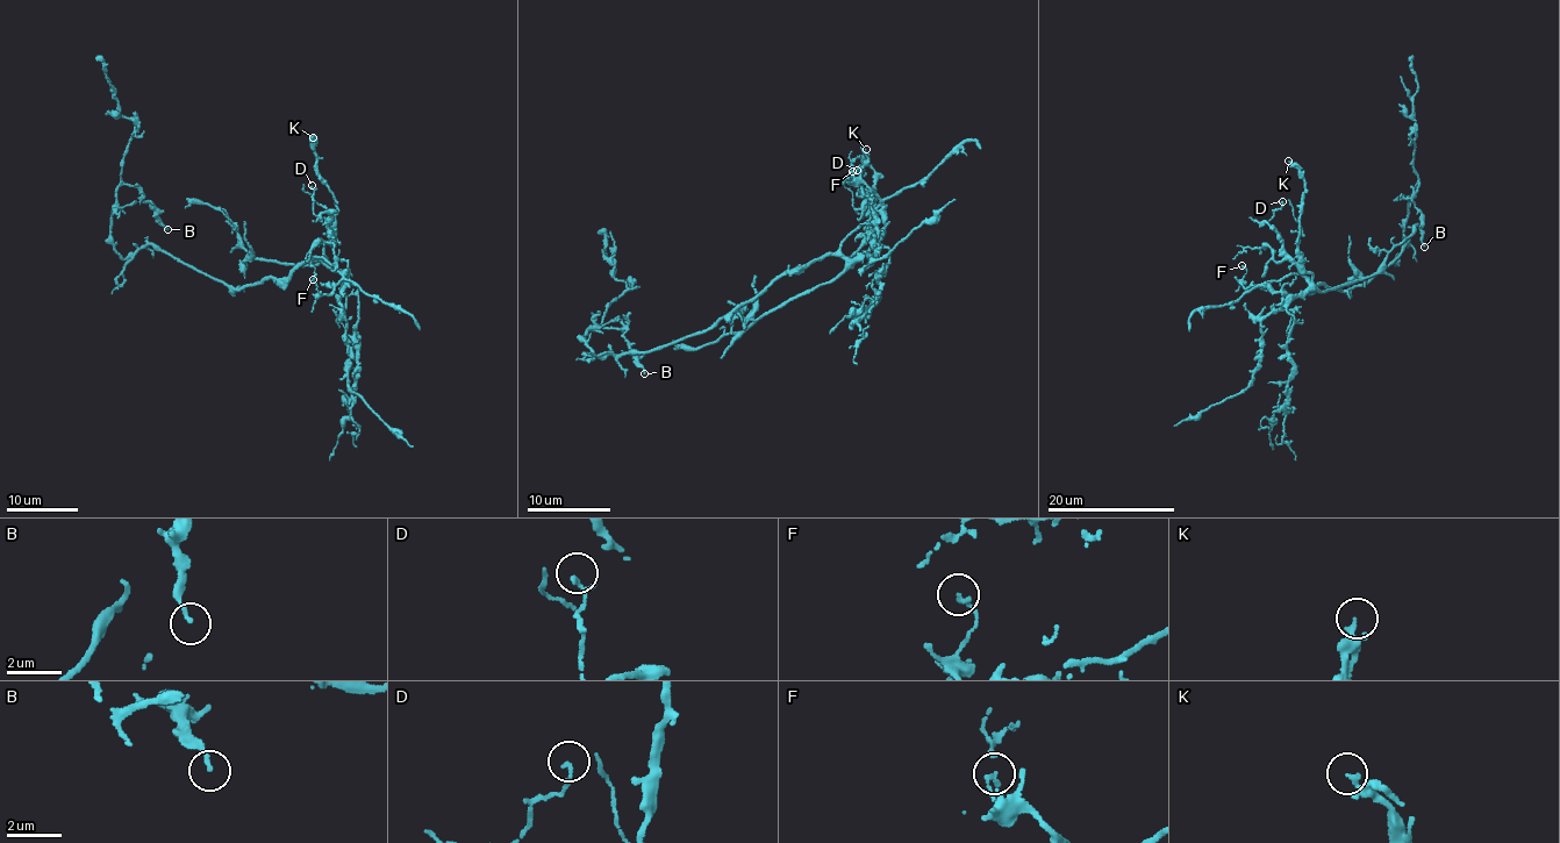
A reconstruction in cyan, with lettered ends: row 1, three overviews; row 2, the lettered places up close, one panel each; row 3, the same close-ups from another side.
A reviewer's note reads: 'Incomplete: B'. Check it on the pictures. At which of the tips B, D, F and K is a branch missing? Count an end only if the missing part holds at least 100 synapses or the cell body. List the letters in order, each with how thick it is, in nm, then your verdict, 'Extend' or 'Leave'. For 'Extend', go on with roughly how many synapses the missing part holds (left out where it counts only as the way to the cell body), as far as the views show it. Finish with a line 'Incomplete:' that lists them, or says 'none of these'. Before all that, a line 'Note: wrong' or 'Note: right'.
Note: wrong
B: Thickness 140 nm. Leave
D: Thickness 100 nm. Leave
F: Thickness 170 nm. Leave
K: Thickness 160 nm. Leave
Incomplete: none of these

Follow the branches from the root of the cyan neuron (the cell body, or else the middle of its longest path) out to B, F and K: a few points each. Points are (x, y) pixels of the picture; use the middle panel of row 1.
B: (718, 320), (655, 349), (619, 355), (595, 355), (584, 338), (586, 328), (625, 329), (644, 373)
F: (718, 320), (760, 297), (784, 272), (832, 255), (870, 218), (881, 199), (853, 180), (852, 171)
K: (718, 320), (760, 297), (784, 272), (830, 255), (850, 257), (877, 209), (860, 192), (866, 149)

